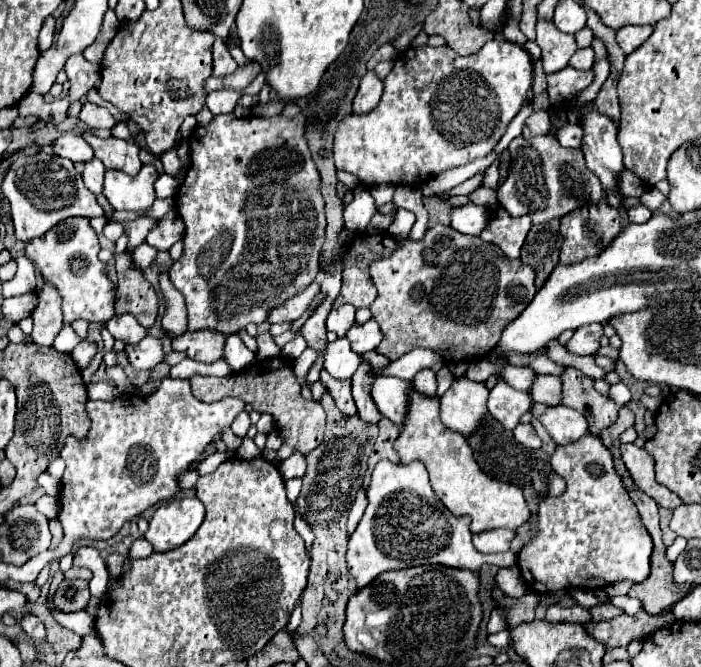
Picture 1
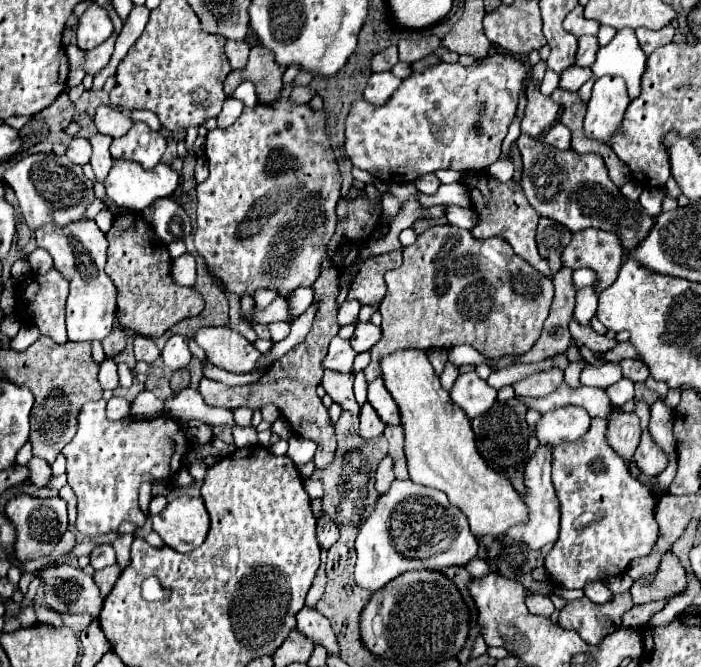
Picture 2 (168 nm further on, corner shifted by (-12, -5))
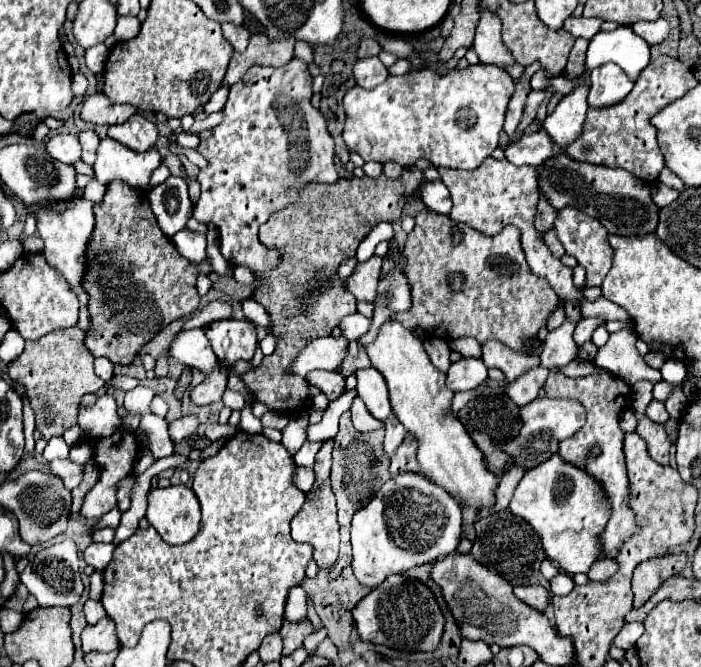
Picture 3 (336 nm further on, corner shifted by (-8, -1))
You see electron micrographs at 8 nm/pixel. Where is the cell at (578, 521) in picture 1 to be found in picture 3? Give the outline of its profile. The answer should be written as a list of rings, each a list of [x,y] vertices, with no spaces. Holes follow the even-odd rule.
[[[552,367],[544,391],[548,397],[576,399],[588,411],[586,425],[578,429],[570,439],[562,441],[558,453],[568,463],[592,473],[608,491],[612,503],[612,517],[602,535],[602,549],[608,557],[616,557],[622,541],[628,539],[632,533],[636,533],[636,521],[632,517],[632,511],[628,509],[628,477],[626,477],[626,461],[622,449],[624,431],[620,429],[620,413],[632,405],[632,387],[624,379],[604,369],[598,369],[598,373],[592,373],[588,377],[566,377],[560,373],[560,367]]]

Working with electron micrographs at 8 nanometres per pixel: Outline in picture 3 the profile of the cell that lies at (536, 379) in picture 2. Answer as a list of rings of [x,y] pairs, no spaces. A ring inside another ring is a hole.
[[[484,341],[482,359],[488,367],[502,369],[506,373],[506,381],[514,381],[532,369],[532,365],[540,365],[540,357],[528,355],[524,351],[514,351],[500,341]]]

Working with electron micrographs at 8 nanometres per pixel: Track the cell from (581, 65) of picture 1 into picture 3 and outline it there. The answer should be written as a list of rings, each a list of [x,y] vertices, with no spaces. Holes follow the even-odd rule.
[[[584,85],[576,87],[570,95],[566,95],[560,101],[556,111],[546,117],[544,127],[546,127],[548,135],[560,147],[572,143],[572,139],[576,139],[580,135],[580,129],[586,119],[586,111],[588,111],[586,95],[588,95],[588,87],[584,87]]]

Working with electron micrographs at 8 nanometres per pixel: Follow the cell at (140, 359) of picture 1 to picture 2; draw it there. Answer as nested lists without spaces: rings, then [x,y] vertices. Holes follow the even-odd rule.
[[[172,335],[168,339],[168,343],[164,345],[164,351],[160,353],[160,359],[164,361],[166,367],[170,367],[172,371],[176,369],[182,369],[188,365],[192,353],[188,351],[188,345],[186,345],[188,337],[182,337],[182,335]]]

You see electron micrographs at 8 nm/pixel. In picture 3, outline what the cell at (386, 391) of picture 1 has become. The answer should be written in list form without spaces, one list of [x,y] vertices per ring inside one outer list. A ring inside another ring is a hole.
[[[366,367],[366,369],[356,371],[356,379],[358,379],[358,385],[356,385],[358,397],[366,403],[368,411],[376,419],[384,421],[392,413],[384,377],[374,367]]]

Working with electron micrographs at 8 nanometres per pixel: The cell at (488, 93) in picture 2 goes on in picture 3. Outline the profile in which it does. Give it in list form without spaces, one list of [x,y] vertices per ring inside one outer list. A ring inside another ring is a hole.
[[[468,65],[466,69],[438,75],[432,69],[406,73],[402,77],[388,77],[374,89],[354,85],[344,95],[344,141],[350,151],[356,151],[364,161],[396,161],[402,167],[414,165],[418,159],[428,159],[434,167],[476,169],[498,147],[498,135],[504,125],[504,111],[514,93],[512,77],[496,65]]]

